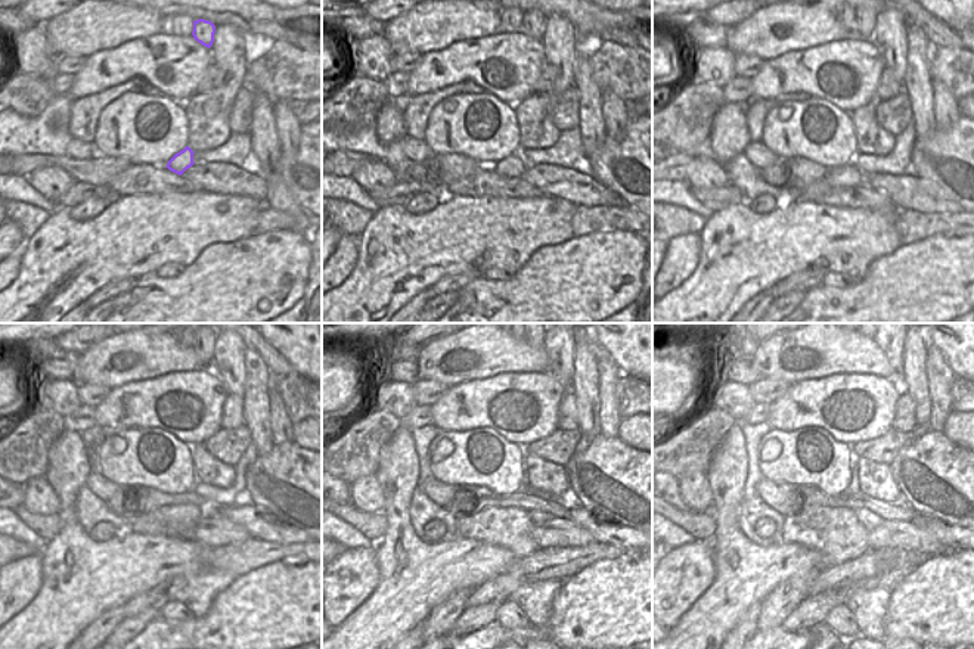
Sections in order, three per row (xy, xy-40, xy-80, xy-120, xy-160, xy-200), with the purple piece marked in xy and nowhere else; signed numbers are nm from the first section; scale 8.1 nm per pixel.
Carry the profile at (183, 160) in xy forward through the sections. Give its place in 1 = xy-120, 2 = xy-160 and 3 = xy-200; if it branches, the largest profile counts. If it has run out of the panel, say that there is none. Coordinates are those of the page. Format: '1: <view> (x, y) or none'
1: xy-120 (179, 521)
2: xy-160 (511, 528)
3: xy-200 (836, 533)

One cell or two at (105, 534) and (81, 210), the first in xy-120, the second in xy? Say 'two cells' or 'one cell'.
one cell

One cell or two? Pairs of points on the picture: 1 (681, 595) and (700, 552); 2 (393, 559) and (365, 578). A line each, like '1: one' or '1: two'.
1: one
2: two

